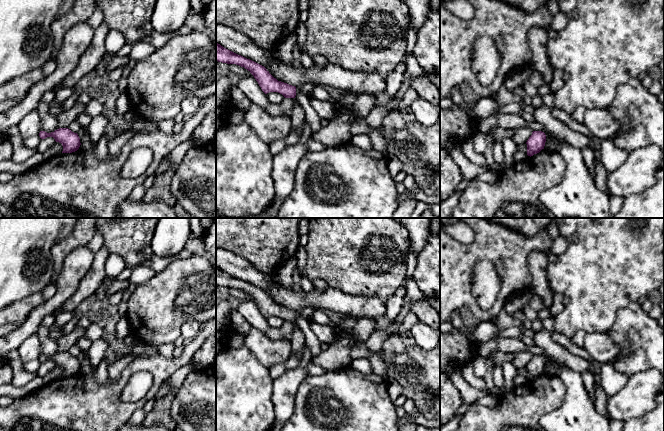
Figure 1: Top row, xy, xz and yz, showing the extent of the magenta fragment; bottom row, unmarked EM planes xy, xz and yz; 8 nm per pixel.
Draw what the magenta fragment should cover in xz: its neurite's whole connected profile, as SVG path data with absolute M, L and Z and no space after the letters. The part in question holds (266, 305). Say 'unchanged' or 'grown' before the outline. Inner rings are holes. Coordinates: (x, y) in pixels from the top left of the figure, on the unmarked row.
unchanged; M216 267L216 285L236 288L247 293L254 300L265 318L269 316L278 316L285 322L295 322L296 320L295 310L278 305L264 290L238 279L218 267Z

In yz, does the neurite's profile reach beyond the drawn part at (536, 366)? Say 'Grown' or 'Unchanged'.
Unchanged

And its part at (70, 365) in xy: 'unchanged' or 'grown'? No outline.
unchanged

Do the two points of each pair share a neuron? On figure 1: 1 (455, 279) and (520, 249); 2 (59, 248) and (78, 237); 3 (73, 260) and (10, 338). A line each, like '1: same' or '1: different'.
1: same
2: same
3: same

